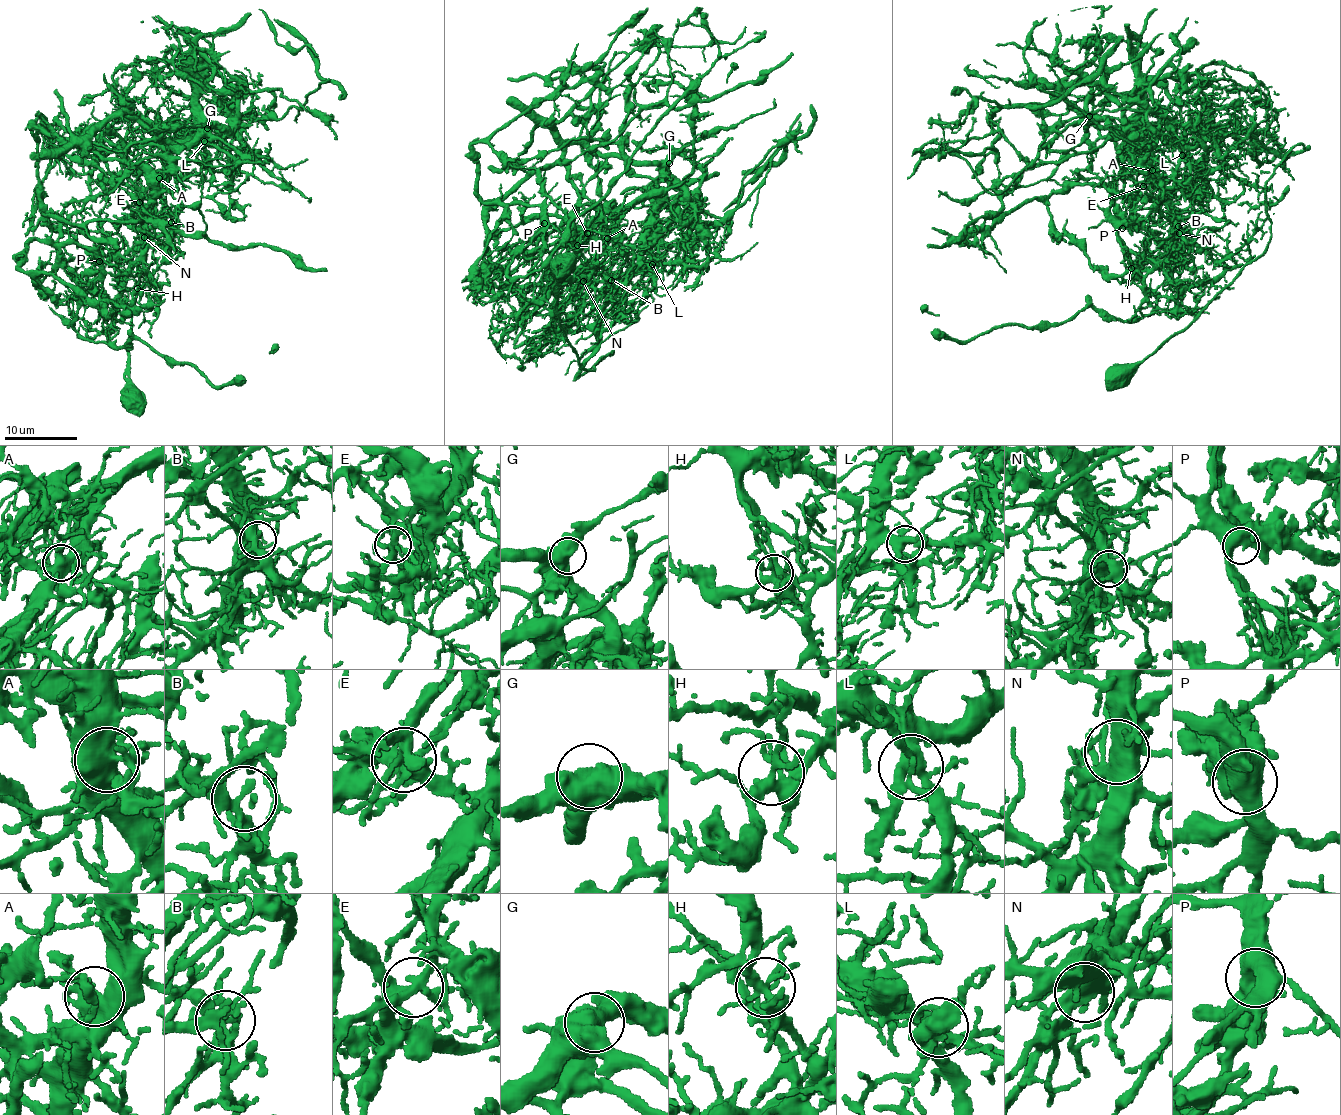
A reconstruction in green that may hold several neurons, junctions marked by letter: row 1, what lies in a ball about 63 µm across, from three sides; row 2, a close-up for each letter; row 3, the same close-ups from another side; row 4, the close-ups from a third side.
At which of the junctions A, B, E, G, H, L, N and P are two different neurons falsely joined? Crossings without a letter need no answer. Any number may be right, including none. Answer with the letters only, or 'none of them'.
E, N

